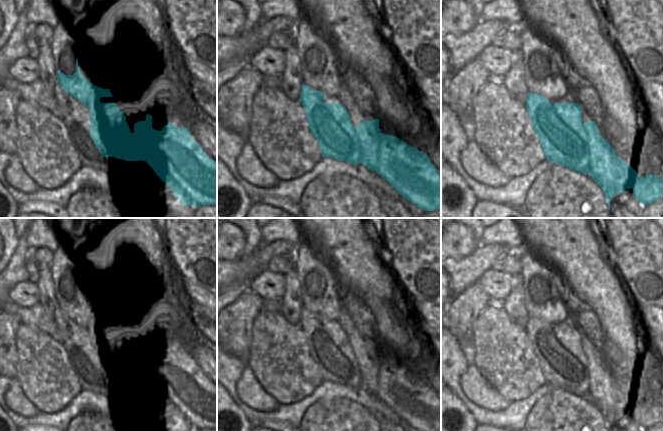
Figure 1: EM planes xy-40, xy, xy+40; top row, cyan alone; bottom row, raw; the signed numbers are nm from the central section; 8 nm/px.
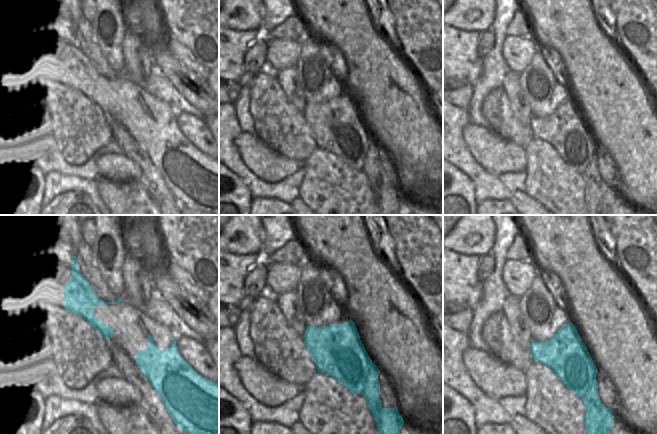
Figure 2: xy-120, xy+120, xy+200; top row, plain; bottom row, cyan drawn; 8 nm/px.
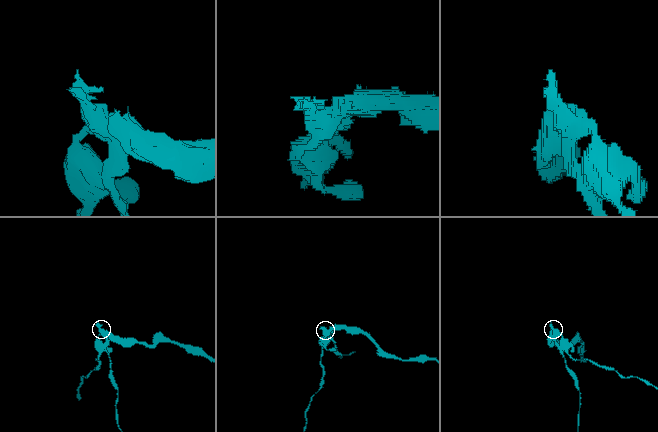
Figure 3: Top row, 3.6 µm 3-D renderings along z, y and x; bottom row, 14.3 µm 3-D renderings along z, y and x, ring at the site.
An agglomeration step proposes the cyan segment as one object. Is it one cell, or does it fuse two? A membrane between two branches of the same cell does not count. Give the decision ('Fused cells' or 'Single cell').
Fused cells

